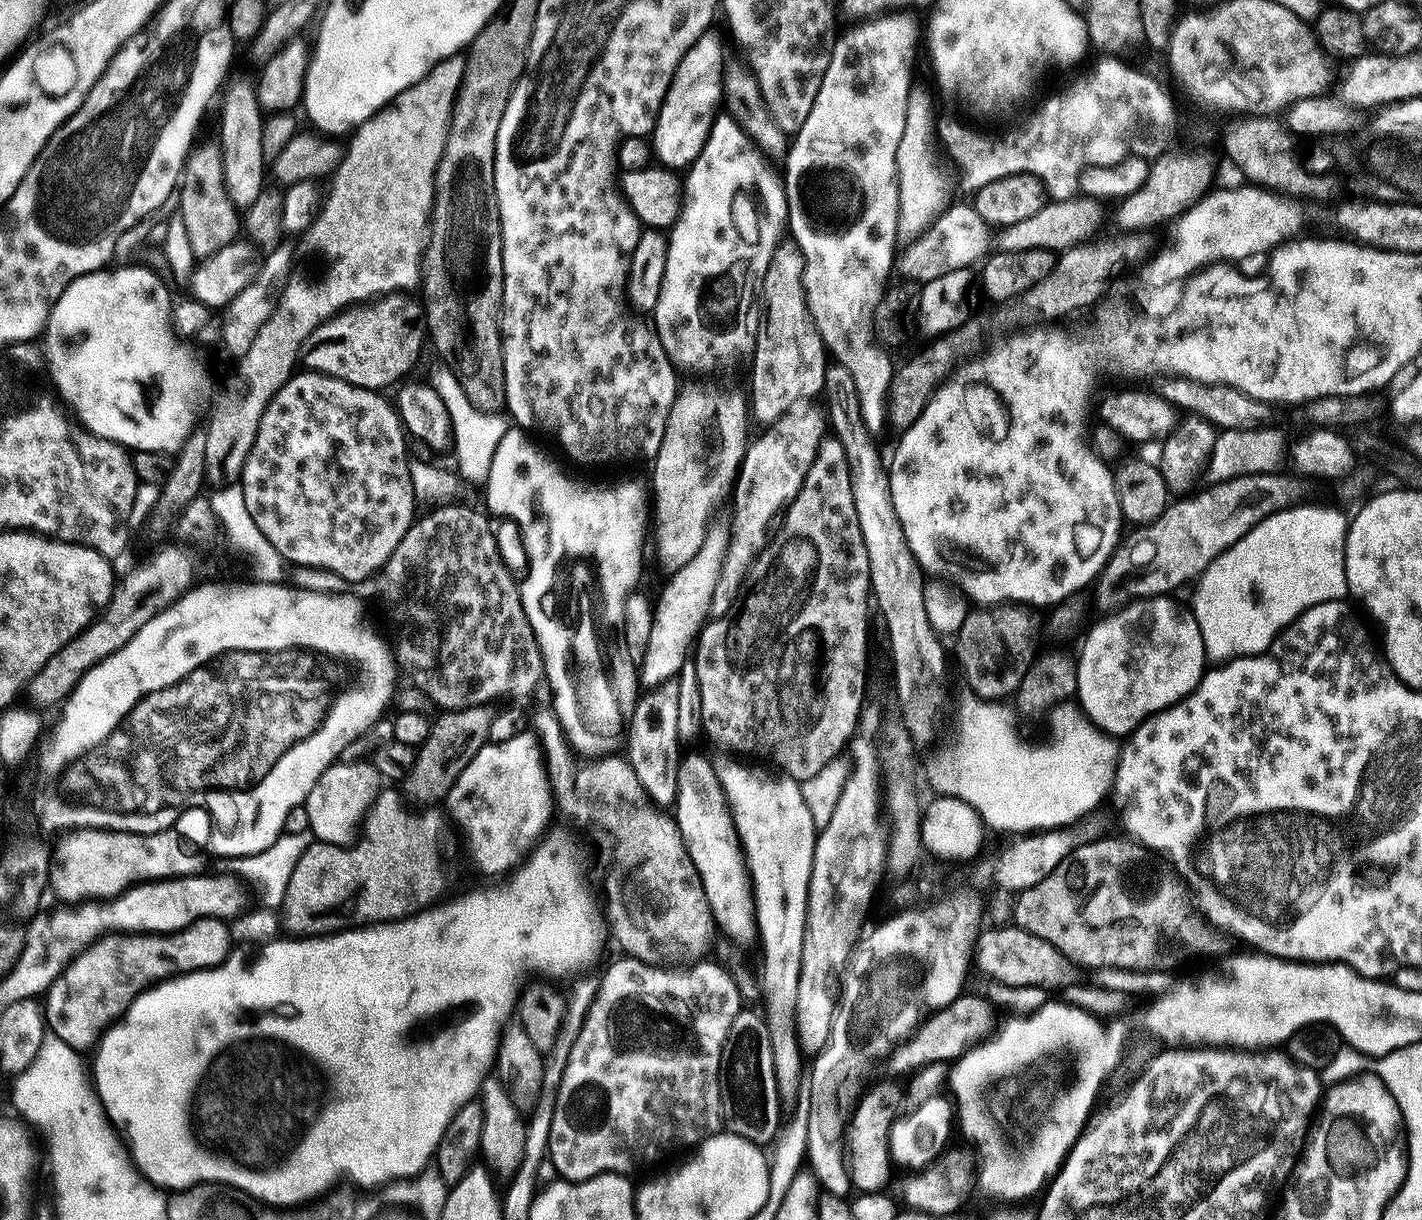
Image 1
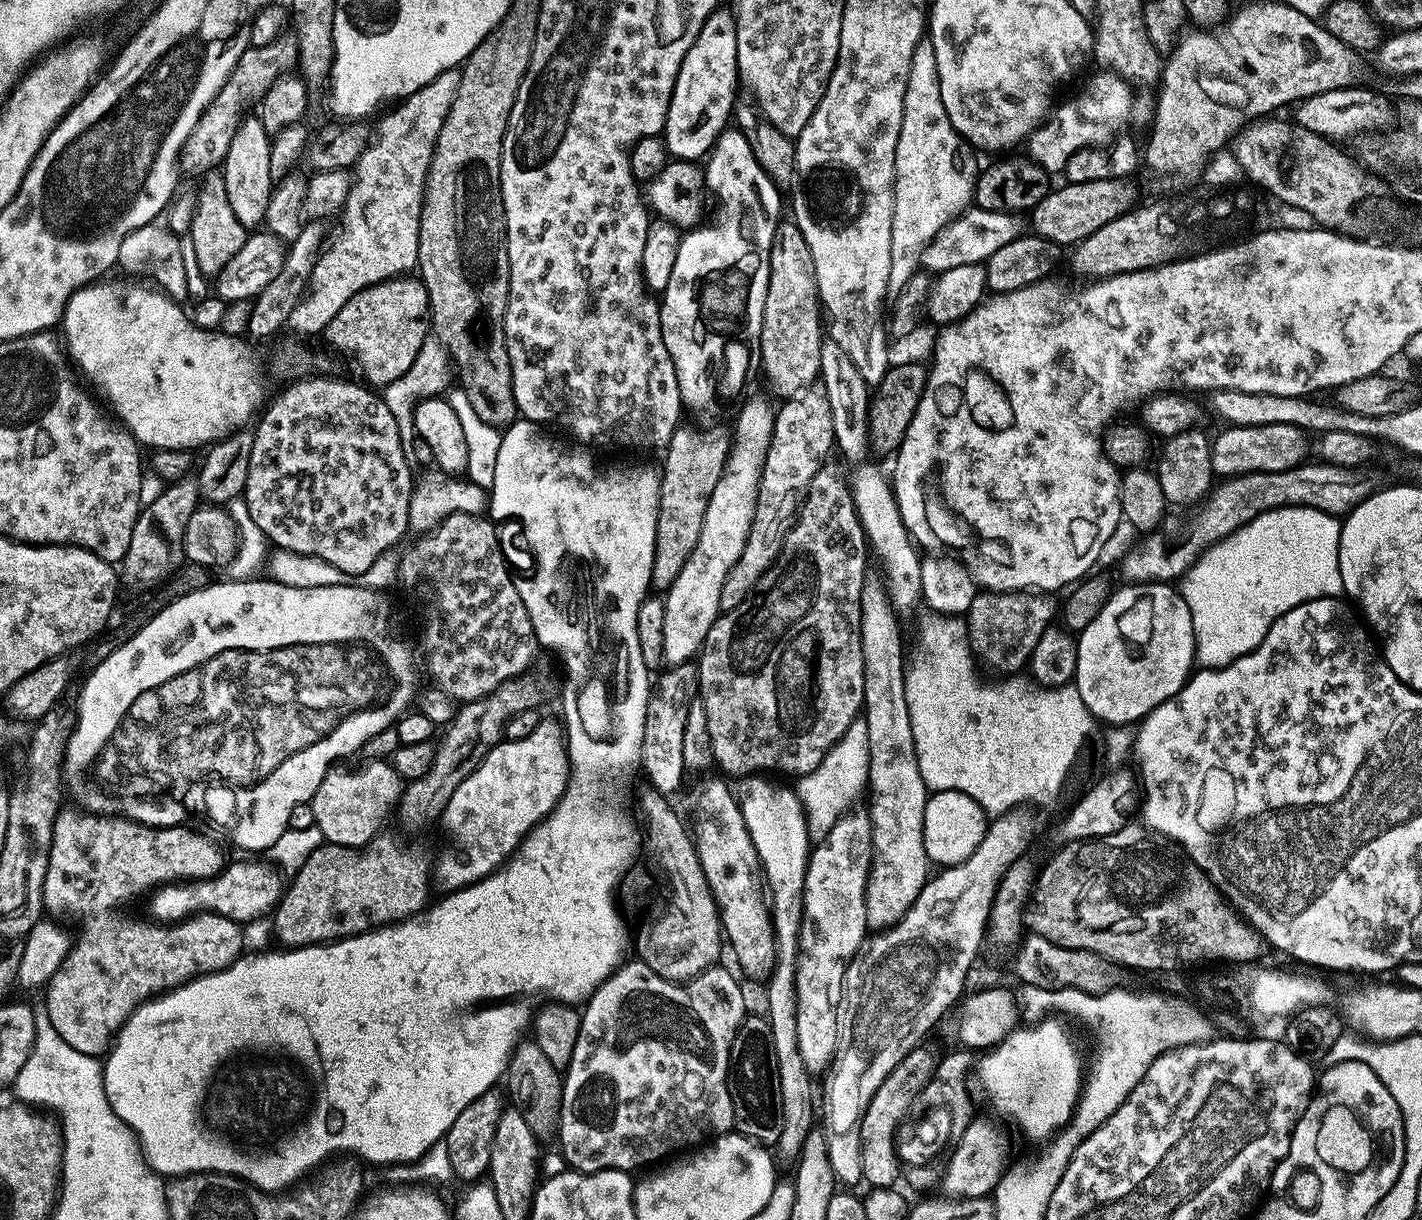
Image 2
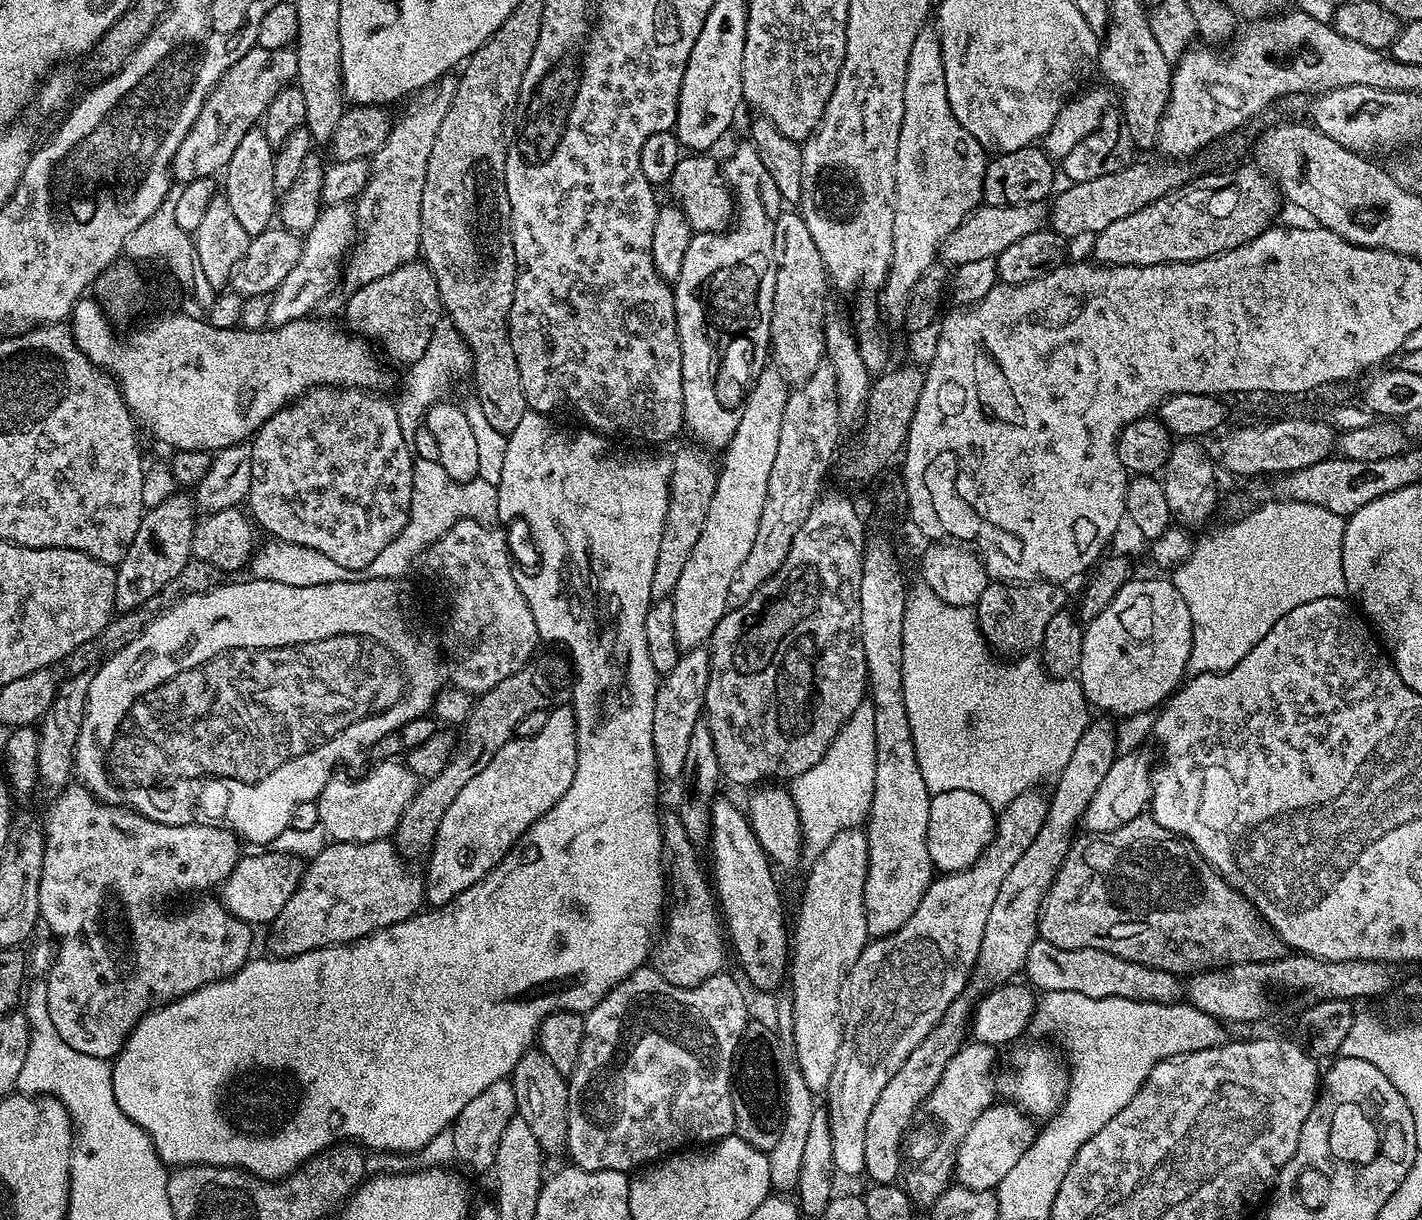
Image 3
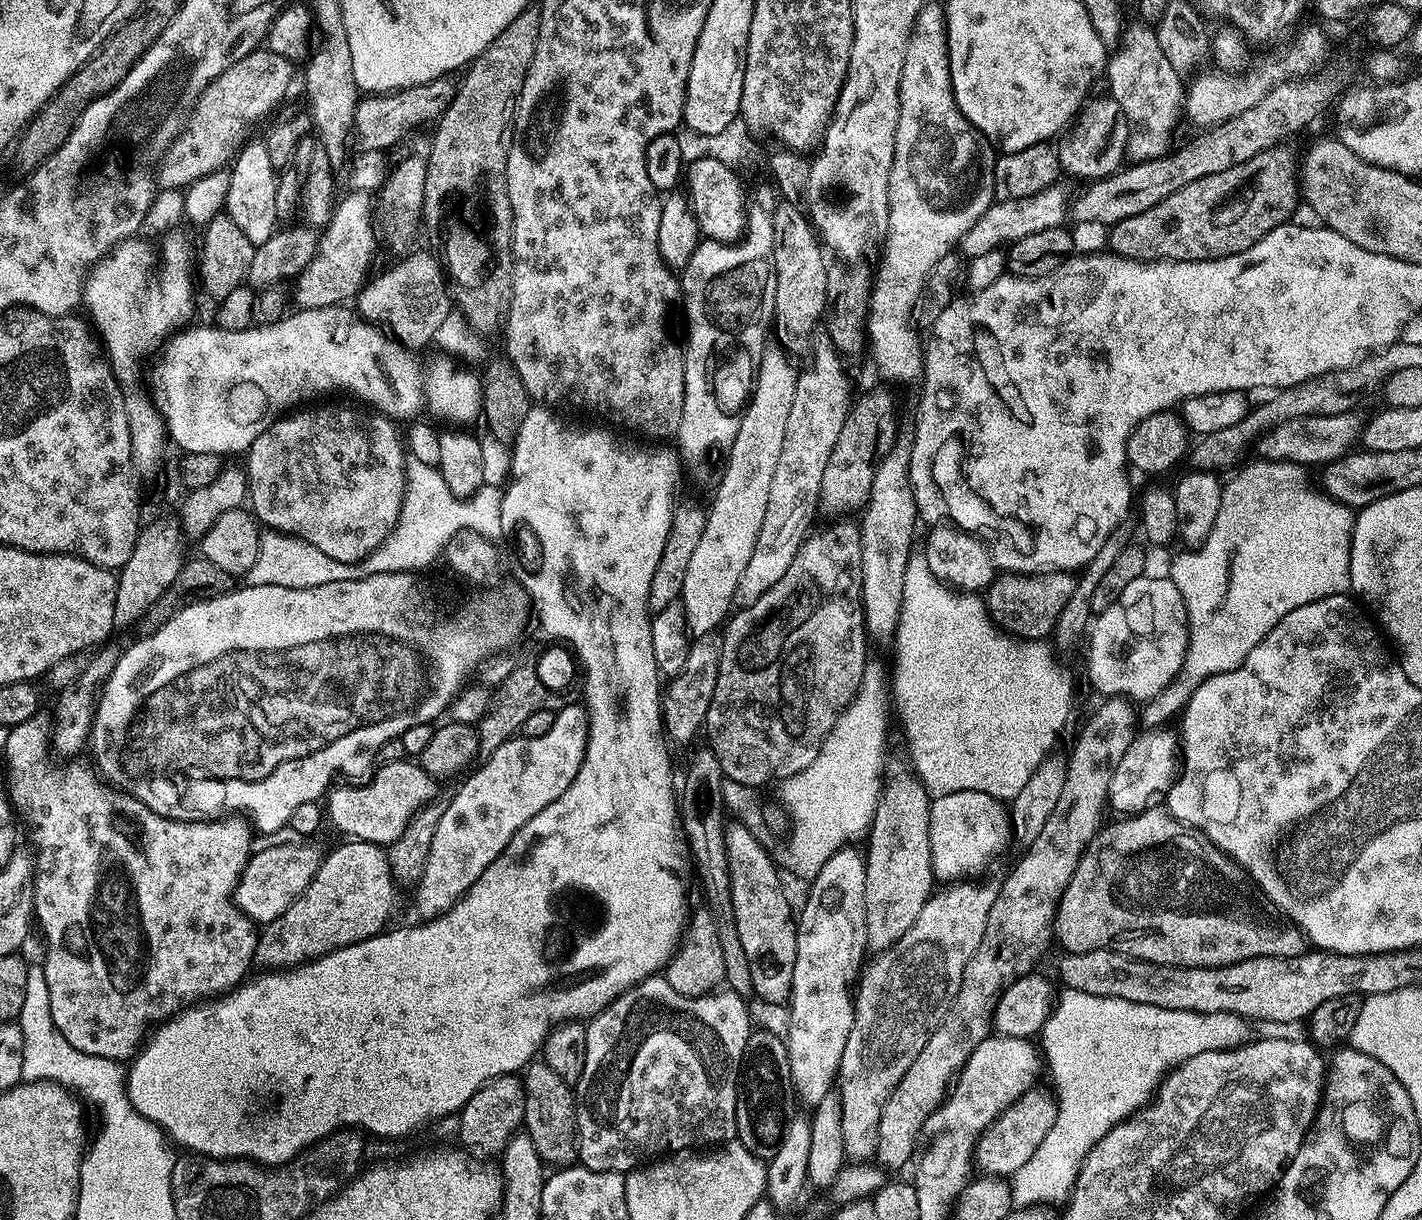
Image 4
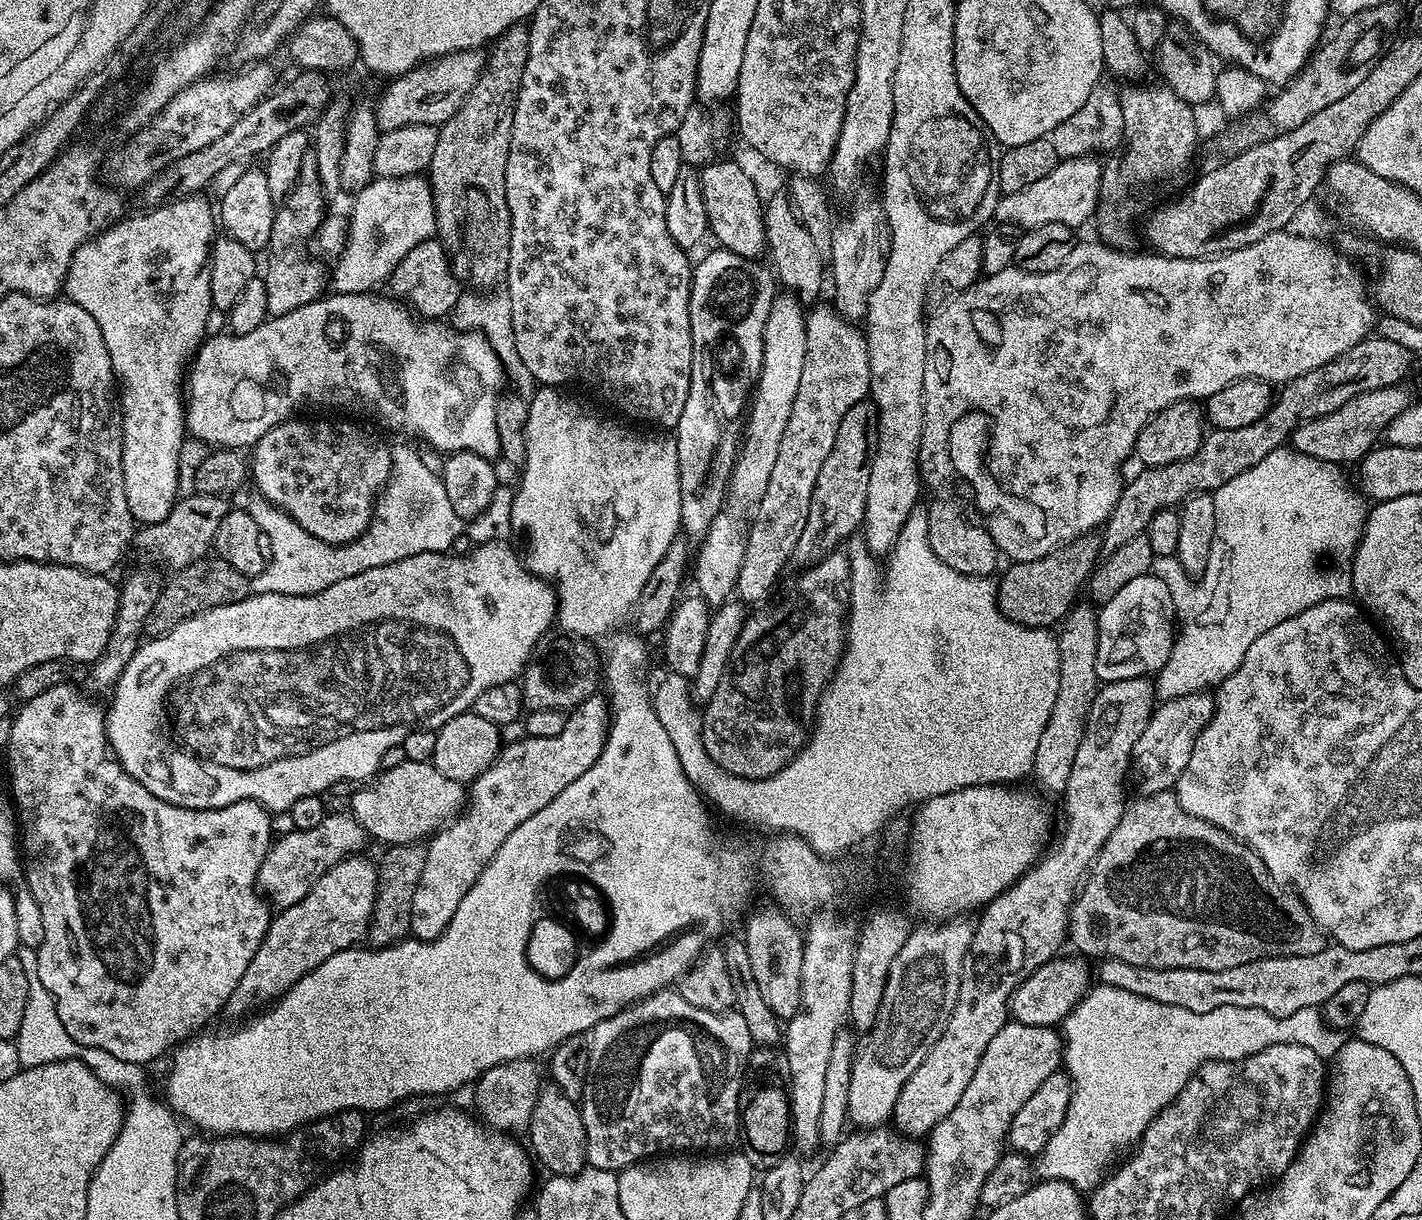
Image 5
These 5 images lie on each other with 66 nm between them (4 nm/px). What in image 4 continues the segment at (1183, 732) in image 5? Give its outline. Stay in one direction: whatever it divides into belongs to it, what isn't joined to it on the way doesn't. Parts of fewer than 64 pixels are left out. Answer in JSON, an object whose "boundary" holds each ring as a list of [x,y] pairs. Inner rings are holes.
{"boundary":[[[1166,726],[1141,729],[1122,754],[1111,774],[1108,791],[1109,807],[1120,812],[1118,814],[1135,815],[1163,803],[1180,768],[1179,737],[1173,729],[1168,729]]]}

